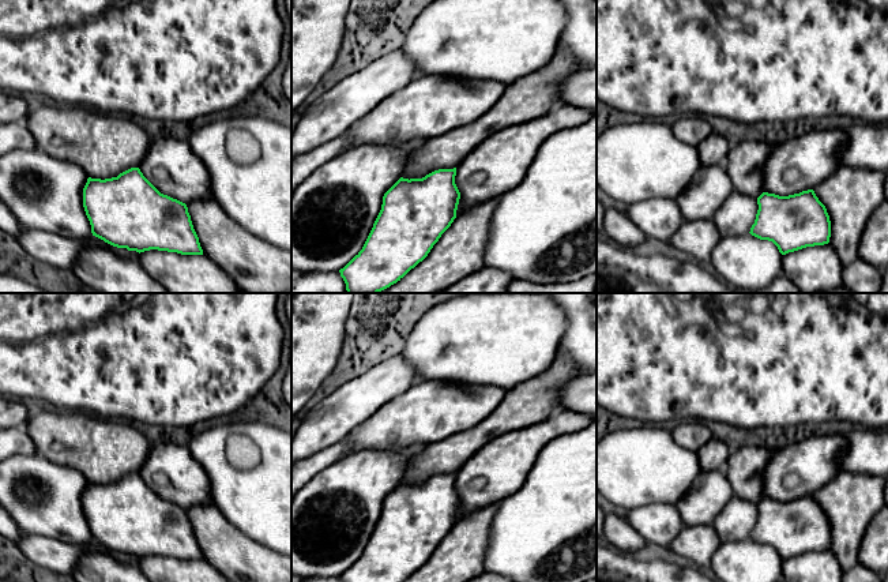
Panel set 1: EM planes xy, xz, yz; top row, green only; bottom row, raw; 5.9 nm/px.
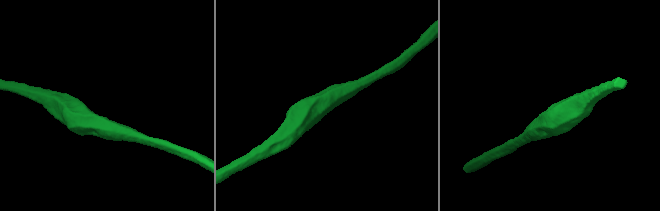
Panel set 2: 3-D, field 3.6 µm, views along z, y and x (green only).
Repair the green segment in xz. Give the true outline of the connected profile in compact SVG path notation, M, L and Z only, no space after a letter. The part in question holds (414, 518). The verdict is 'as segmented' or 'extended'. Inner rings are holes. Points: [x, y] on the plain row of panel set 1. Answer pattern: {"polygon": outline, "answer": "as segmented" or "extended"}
{"polygon": "M456 473L439 474L422 484L400 483L384 499L362 555L339 575L340 582L405 582L422 567L456 523L460 497L455 481Z", "answer": "as segmented"}

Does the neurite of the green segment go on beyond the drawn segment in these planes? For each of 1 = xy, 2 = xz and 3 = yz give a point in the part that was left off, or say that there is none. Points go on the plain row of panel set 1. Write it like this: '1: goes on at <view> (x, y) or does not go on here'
1: does not go on here
2: does not go on here
3: does not go on here

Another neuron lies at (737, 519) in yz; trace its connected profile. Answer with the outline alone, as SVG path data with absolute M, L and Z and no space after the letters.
M734 495L718 514L712 525L720 542L742 541L750 537L757 515L756 503Z

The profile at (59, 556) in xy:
M23 534L16 545L29 560L60 575L71 575L80 556L89 552L102 552L129 566L139 563L139 557L113 552L95 541L78 545L37 534Z

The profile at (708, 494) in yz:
M701 470L676 506L684 526L705 526L714 523L733 496L725 470Z

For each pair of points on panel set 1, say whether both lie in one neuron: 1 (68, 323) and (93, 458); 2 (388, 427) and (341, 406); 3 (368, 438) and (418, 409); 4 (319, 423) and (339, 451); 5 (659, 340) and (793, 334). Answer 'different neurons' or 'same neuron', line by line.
1: different neurons
2: different neurons
3: same neuron
4: different neurons
5: same neuron

